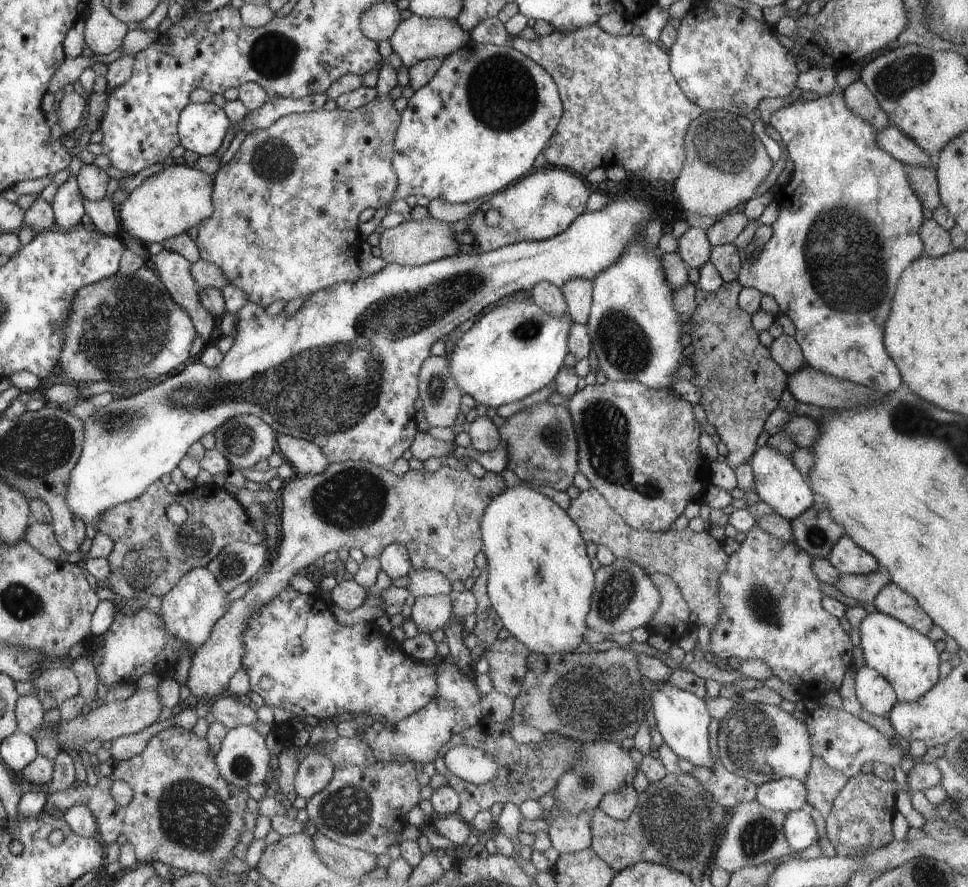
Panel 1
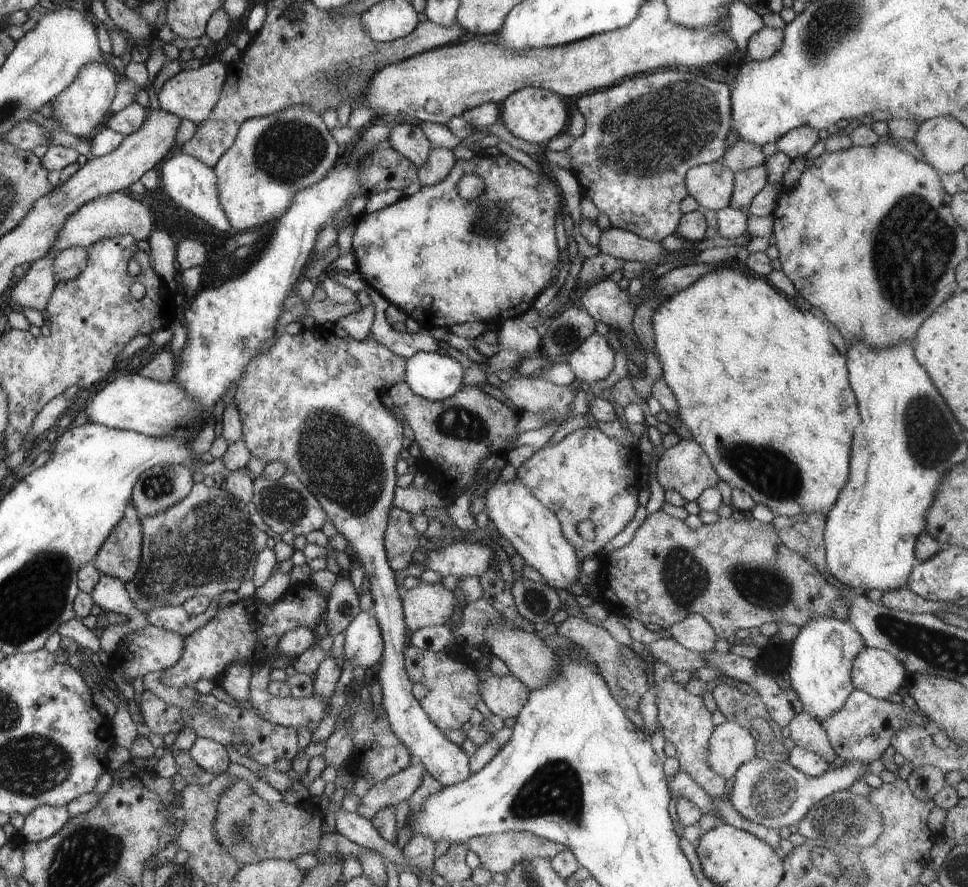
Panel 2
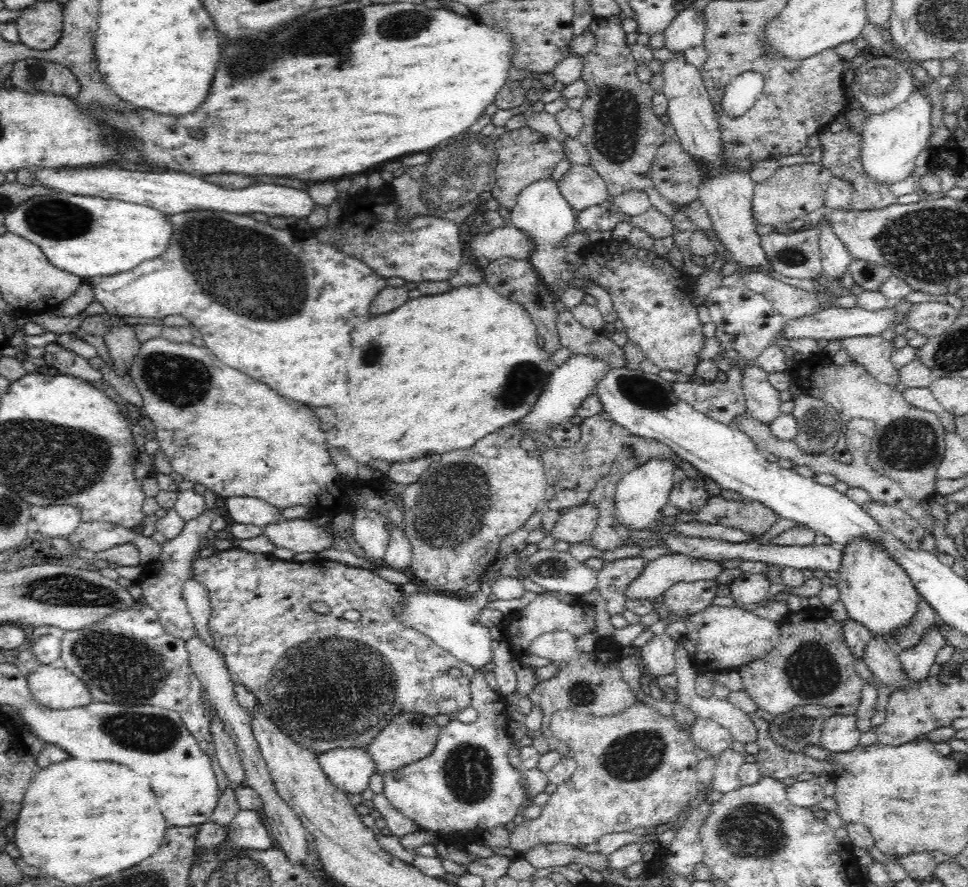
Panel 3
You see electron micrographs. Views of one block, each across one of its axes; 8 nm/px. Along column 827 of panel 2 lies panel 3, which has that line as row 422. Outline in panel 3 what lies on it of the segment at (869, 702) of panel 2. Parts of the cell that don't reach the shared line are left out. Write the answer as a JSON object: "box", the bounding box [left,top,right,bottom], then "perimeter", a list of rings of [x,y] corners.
{"box":[674,284,784,430],"perimeter":[[[736,284],[736,286],[722,286],[716,288],[708,294],[706,298],[706,308],[710,310],[710,316],[716,324],[716,338],[722,342],[724,350],[738,350],[740,352],[740,362],[734,362],[734,370],[728,376],[728,382],[724,384],[696,384],[696,382],[688,382],[688,380],[678,380],[674,384],[674,394],[678,400],[688,402],[696,412],[706,414],[708,418],[712,418],[714,422],[728,426],[732,430],[740,428],[740,418],[750,416],[748,412],[748,400],[744,396],[744,386],[742,386],[742,374],[740,374],[740,366],[754,366],[756,358],[764,352],[764,348],[774,340],[774,336],[782,330],[784,326],[784,316],[780,316],[776,312],[776,308],[772,306],[770,300],[766,300],[764,296],[756,294],[752,288],[744,286],[744,284]]]}

